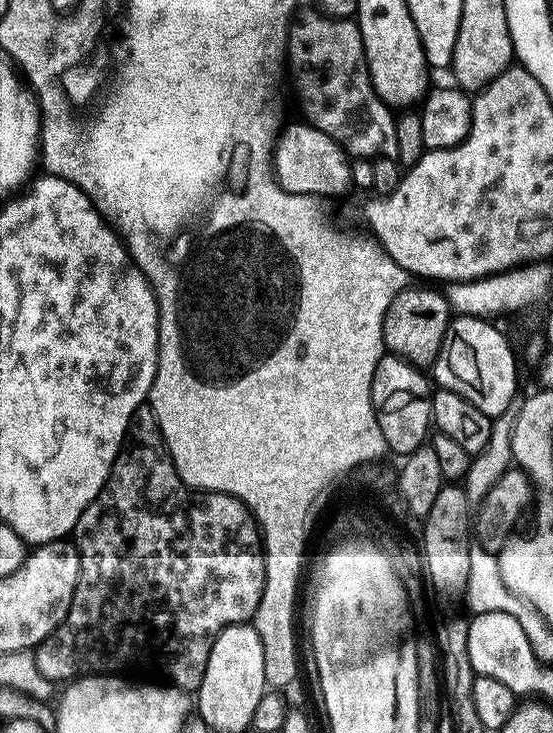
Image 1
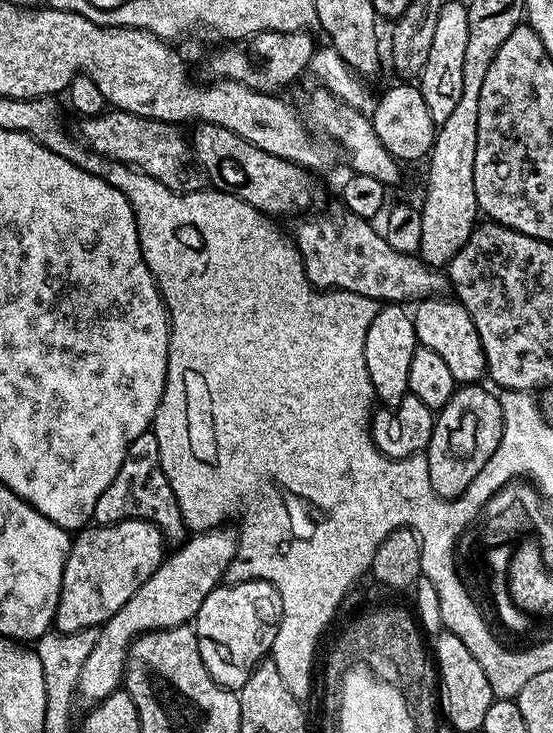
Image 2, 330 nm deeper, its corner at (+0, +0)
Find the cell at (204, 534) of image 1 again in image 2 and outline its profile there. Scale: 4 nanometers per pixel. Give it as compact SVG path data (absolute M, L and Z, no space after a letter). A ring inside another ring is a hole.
M151 430L138 434L134 442L128 445L128 456L118 470L114 482L102 490L102 498L94 506L92 520L97 525L116 524L120 520L146 520L159 528L165 541L180 542L185 539L184 519L178 510L174 494L160 467L158 442Z

